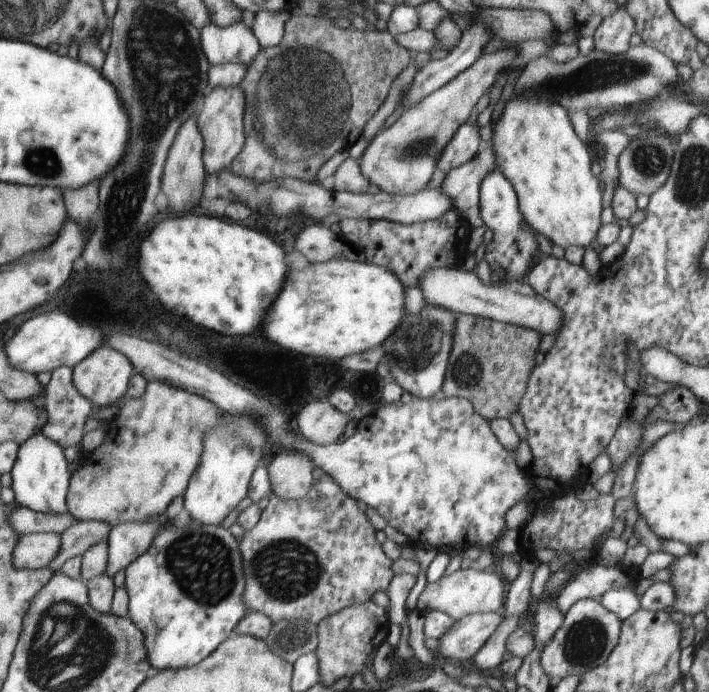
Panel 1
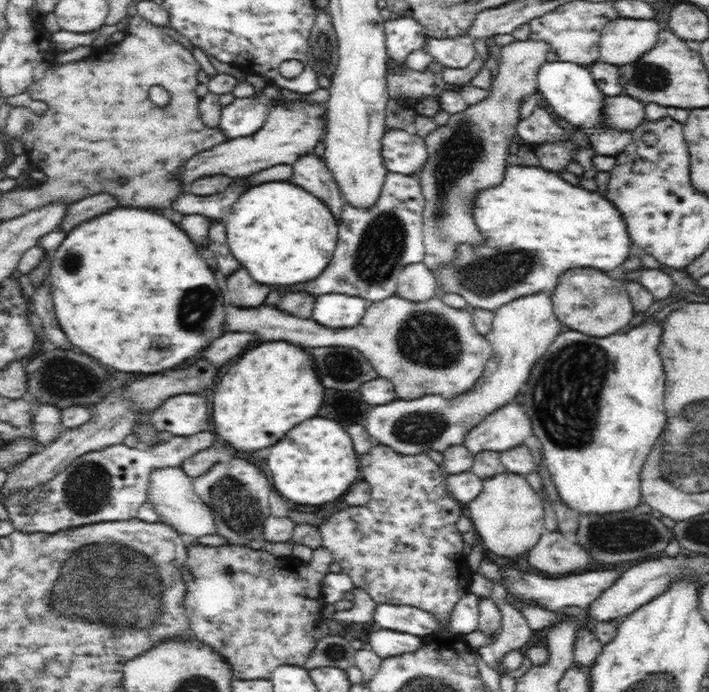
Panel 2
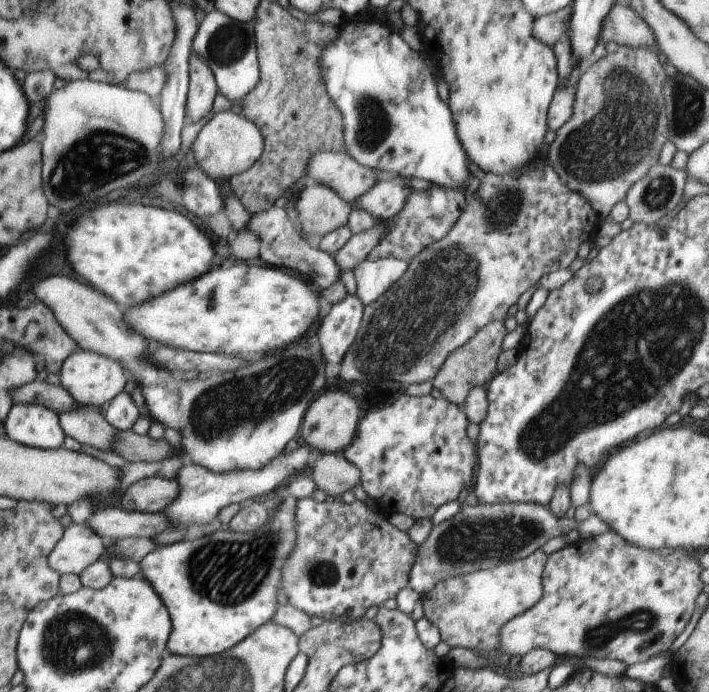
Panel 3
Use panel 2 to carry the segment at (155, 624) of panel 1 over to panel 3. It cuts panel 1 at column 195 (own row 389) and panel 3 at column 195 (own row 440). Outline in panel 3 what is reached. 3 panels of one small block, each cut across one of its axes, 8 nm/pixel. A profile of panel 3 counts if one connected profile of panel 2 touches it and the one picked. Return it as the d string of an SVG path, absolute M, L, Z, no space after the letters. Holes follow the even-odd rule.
M285 495L275 510L275 515L267 519L258 530L247 533L221 531L190 541L183 540L168 546L158 546L142 561L140 576L160 594L171 615L170 647L172 654L189 657L207 657L228 652L234 645L252 634L260 625L272 620L279 609L276 592L282 589L282 570L297 543L295 512L297 499Z

